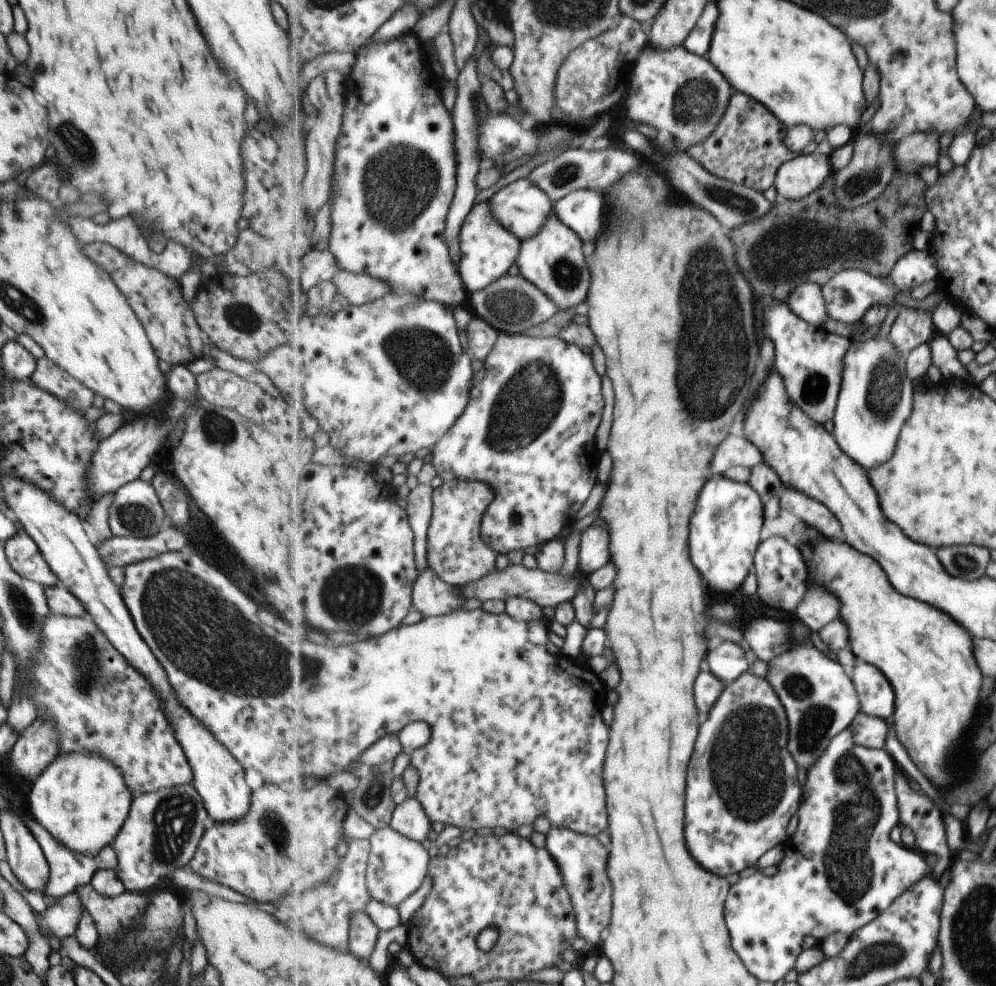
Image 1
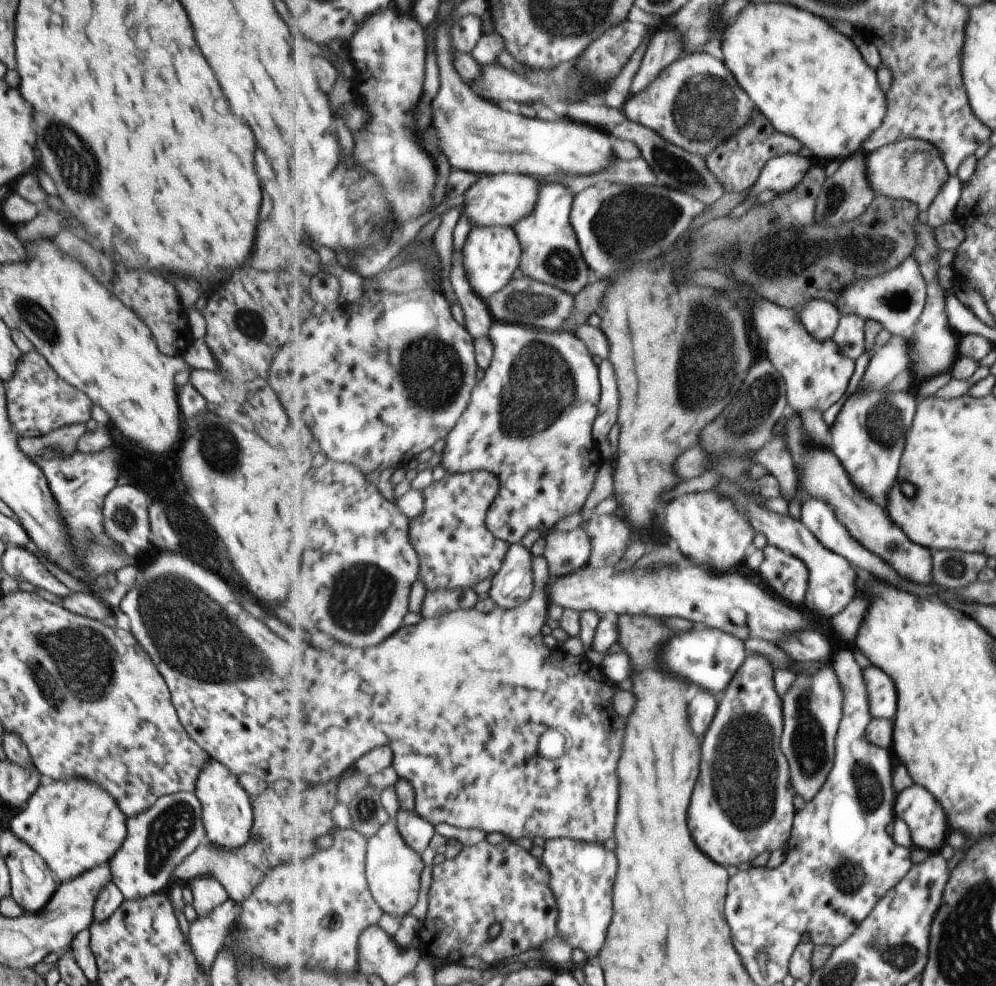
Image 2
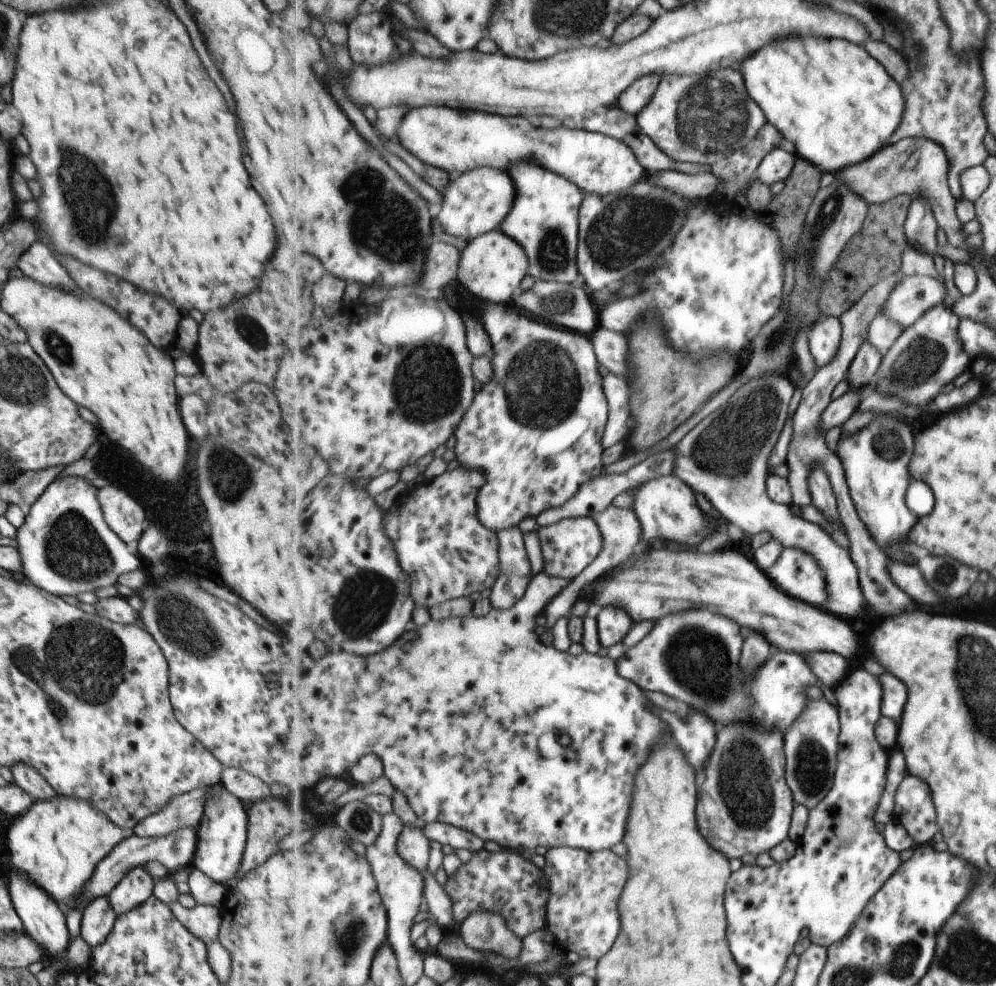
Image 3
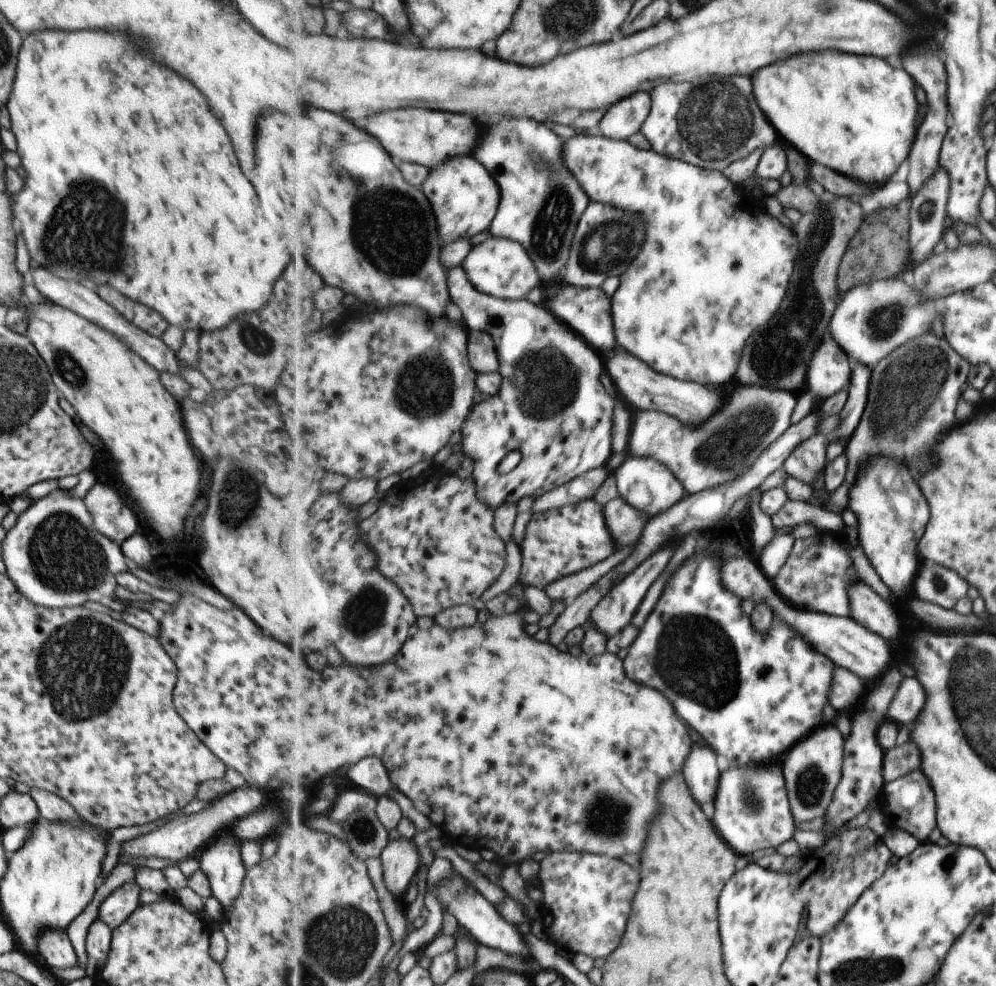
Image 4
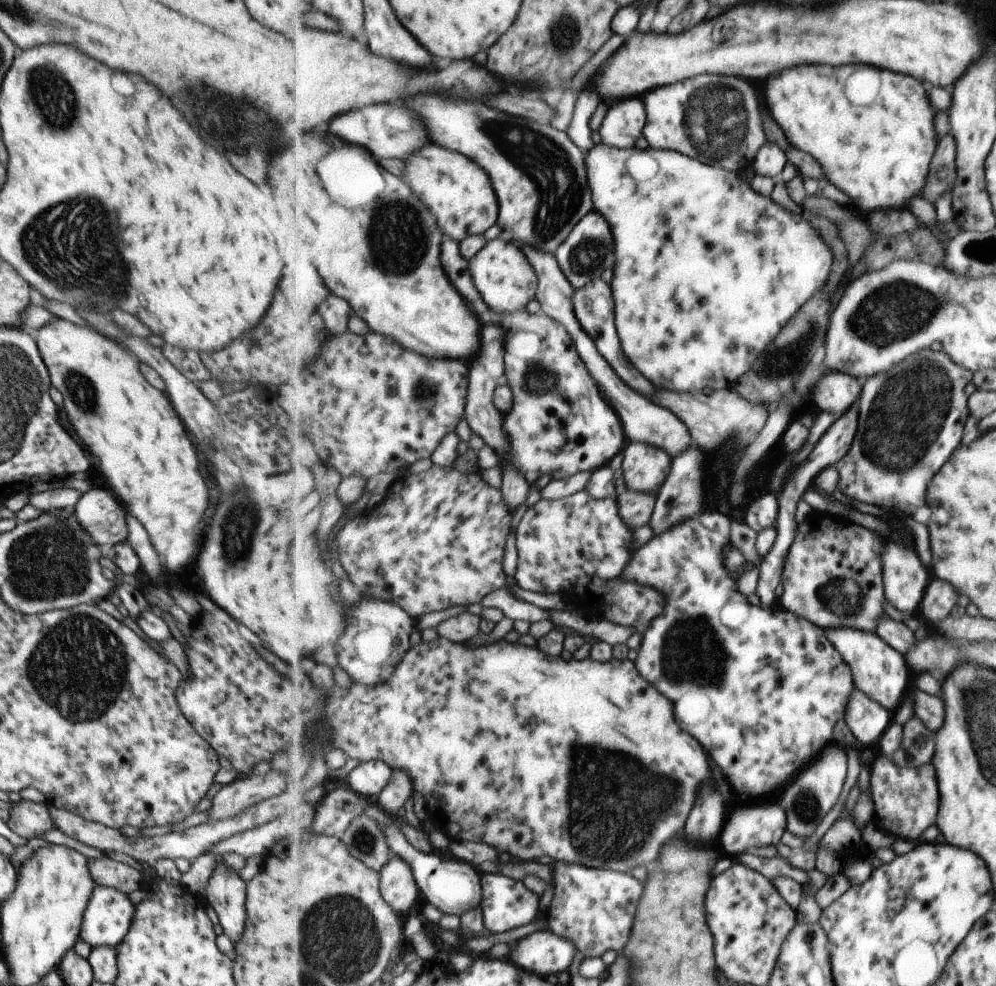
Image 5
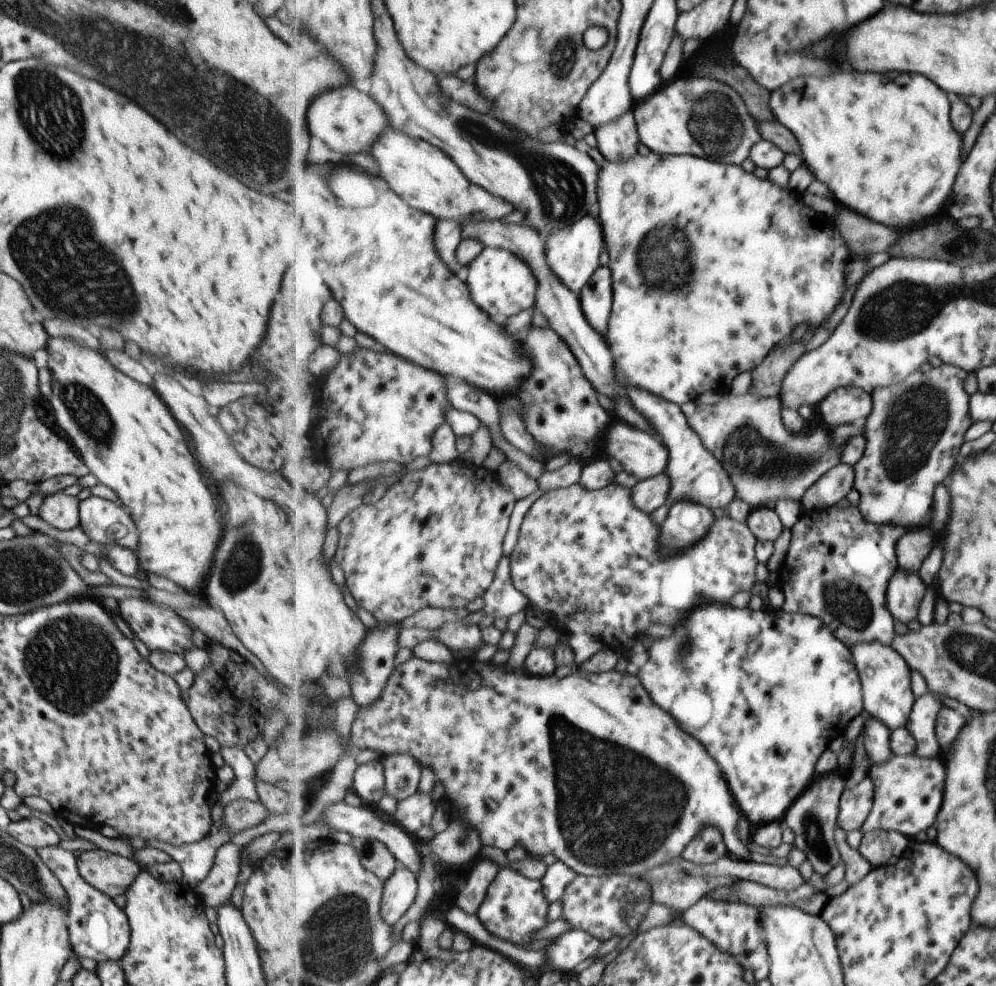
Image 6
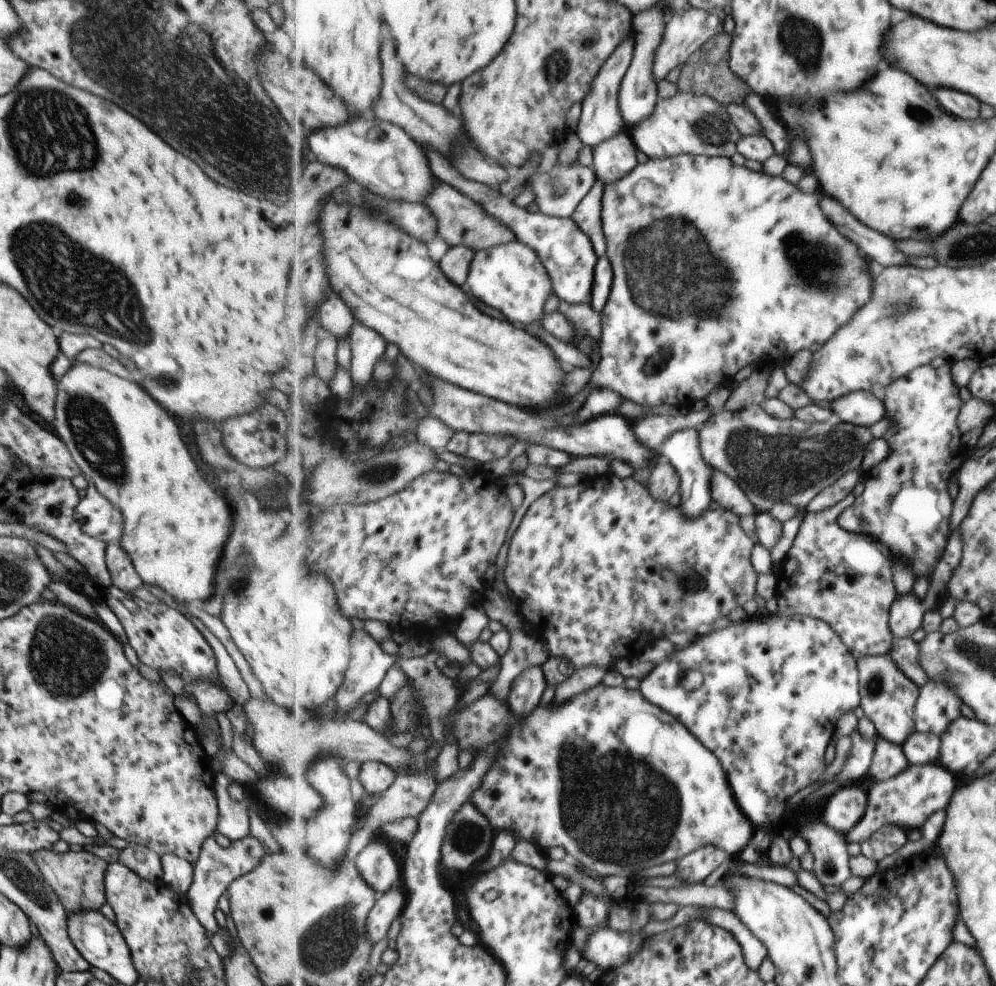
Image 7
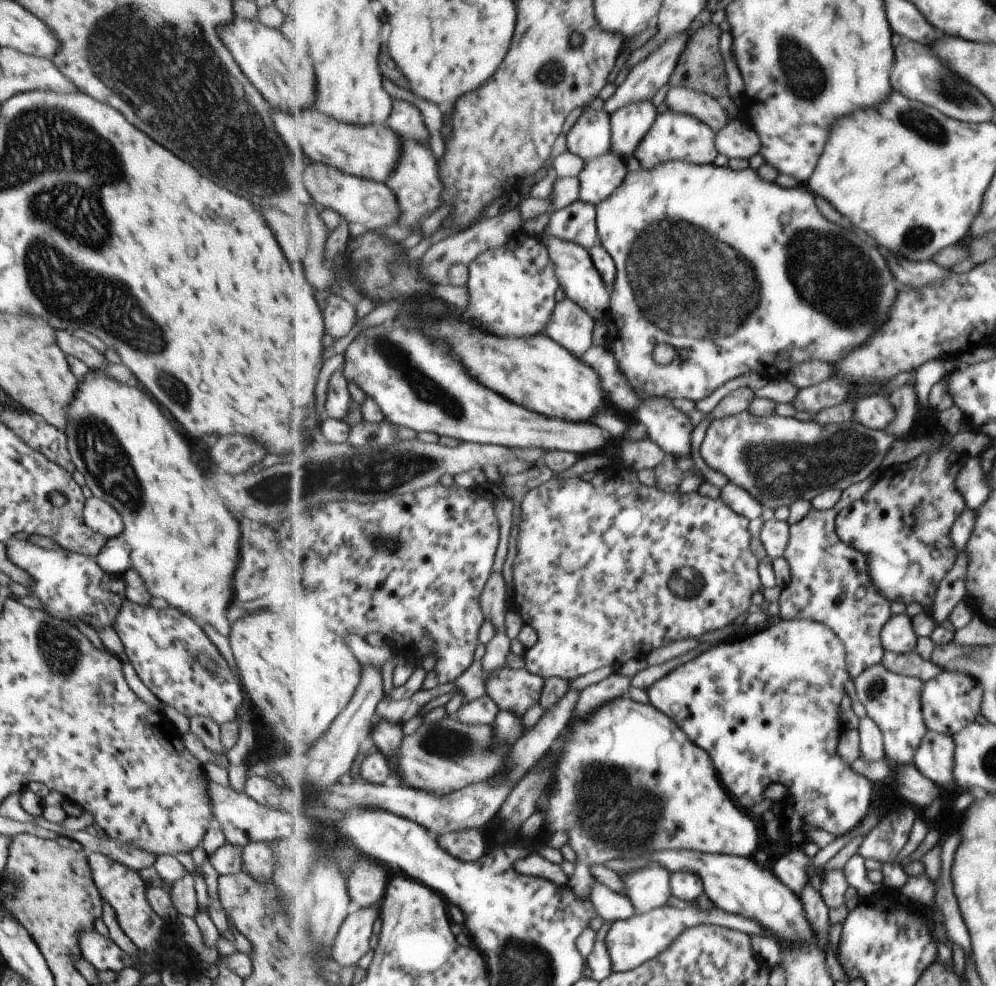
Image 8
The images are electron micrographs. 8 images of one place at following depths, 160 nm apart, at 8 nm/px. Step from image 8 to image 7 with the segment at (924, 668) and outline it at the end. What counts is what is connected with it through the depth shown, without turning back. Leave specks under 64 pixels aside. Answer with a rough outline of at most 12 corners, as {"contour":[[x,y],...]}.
{"contour":[[895,638],[889,655],[920,689],[930,681],[918,642]]}

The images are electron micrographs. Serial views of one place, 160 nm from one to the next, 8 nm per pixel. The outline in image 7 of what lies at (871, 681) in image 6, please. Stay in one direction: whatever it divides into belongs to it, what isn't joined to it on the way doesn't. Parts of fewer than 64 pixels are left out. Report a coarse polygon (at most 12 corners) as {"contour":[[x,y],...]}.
{"contour":[[887,655],[858,659],[862,710],[901,745],[920,688]]}

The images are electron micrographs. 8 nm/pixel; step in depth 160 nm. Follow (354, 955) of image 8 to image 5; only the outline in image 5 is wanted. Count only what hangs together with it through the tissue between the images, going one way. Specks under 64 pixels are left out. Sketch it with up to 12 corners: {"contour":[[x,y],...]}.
{"contour":[[393,854],[379,873],[383,898],[404,916],[419,898],[414,870]]}

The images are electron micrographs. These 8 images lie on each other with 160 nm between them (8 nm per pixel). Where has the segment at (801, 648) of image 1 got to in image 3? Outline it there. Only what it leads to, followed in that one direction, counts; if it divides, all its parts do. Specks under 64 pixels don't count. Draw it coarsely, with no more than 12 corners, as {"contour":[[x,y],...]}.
{"contour":[[810,698],[784,732],[788,785],[811,810],[834,785],[840,710]]}

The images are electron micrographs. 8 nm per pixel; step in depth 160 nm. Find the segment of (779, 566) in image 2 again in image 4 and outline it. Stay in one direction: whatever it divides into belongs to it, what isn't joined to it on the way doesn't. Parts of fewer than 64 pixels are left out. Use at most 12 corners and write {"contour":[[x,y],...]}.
{"contour":[[843,531],[795,541],[773,581],[795,607],[850,616]]}

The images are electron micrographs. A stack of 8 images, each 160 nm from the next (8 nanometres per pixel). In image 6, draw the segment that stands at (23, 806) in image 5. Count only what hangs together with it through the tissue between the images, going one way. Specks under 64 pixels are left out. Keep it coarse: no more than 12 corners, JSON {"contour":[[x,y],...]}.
{"contour":[[35,816],[10,822],[4,831],[33,850],[55,847],[53,829]]}

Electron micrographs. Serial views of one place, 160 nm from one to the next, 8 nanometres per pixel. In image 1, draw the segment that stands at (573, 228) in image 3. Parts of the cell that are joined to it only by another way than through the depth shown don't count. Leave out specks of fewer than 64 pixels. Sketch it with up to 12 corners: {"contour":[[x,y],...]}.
{"contour":[[555,213],[522,241],[521,274],[559,310],[587,300],[584,240]]}

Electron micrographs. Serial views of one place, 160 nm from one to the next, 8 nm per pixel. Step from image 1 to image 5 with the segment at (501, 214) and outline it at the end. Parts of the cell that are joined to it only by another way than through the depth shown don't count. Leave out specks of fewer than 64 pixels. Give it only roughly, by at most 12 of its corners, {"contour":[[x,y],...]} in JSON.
{"contour":[[429,145],[404,178],[459,243],[498,224],[490,174]]}

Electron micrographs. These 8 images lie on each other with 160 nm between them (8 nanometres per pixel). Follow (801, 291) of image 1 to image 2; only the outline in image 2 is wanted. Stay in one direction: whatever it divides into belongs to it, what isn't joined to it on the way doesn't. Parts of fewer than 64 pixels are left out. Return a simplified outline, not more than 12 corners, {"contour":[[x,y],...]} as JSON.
{"contour":[[811,300],[799,313],[815,340],[834,339],[842,314]]}

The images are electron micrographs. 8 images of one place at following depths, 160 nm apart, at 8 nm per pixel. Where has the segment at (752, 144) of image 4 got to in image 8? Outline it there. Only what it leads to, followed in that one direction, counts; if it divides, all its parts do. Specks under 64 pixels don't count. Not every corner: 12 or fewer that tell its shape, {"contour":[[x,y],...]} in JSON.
{"contour":[[659,113],[634,157],[709,164],[717,131],[694,115]]}

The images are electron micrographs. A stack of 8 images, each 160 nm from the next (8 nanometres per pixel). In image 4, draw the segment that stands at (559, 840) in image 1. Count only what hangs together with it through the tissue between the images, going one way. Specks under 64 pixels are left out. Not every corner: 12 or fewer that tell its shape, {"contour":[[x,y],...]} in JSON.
{"contour":[[549,853],[543,932],[606,959],[626,933],[639,872],[620,858]]}

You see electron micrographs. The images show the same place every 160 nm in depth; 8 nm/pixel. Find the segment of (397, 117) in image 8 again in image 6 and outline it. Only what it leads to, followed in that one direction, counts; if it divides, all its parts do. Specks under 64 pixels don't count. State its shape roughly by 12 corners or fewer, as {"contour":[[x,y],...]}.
{"contour":[[588,215],[541,233],[547,264],[577,294],[601,267],[600,222]]}

